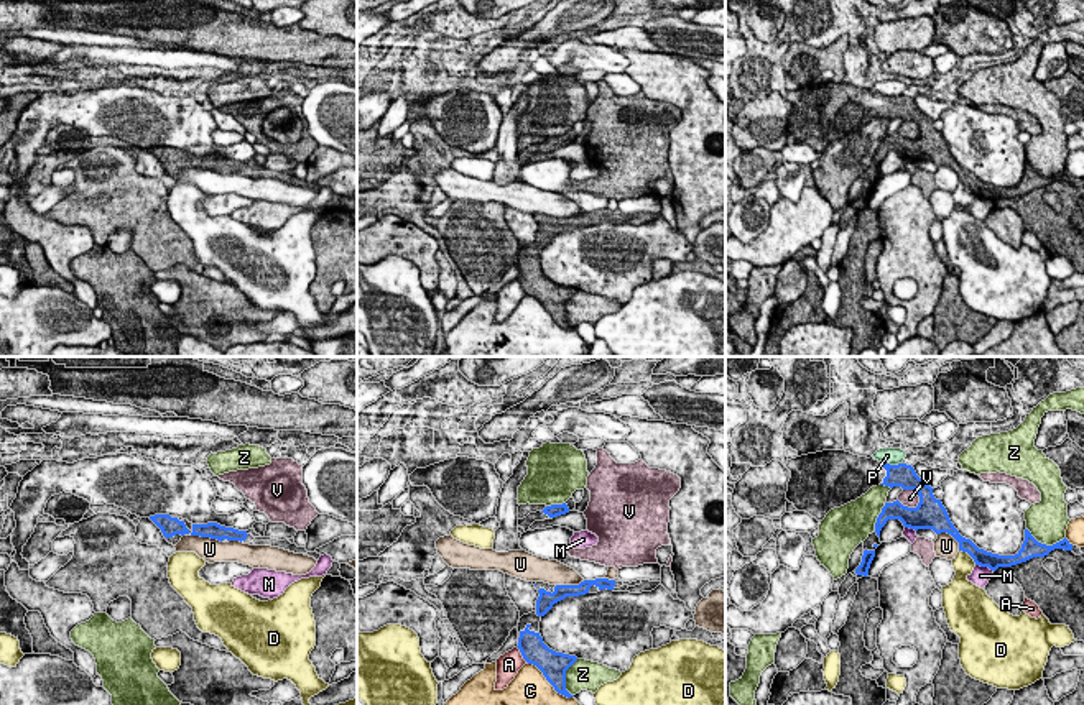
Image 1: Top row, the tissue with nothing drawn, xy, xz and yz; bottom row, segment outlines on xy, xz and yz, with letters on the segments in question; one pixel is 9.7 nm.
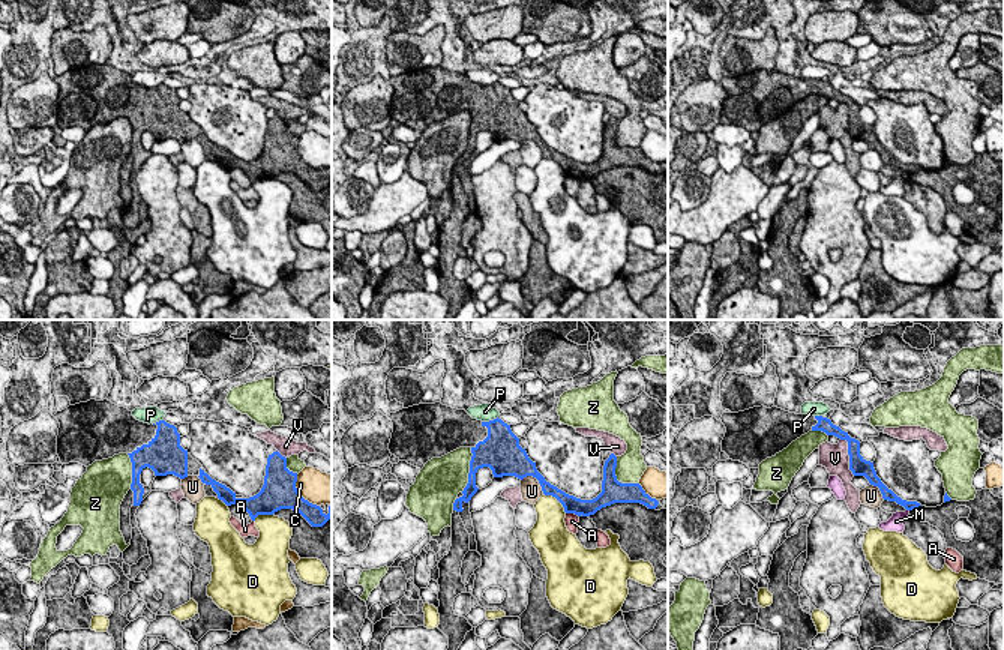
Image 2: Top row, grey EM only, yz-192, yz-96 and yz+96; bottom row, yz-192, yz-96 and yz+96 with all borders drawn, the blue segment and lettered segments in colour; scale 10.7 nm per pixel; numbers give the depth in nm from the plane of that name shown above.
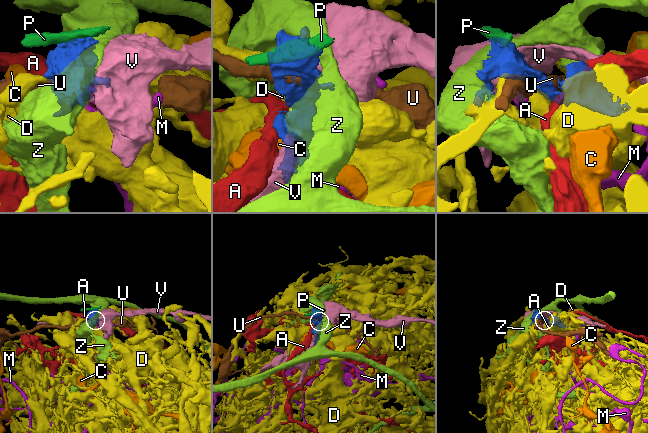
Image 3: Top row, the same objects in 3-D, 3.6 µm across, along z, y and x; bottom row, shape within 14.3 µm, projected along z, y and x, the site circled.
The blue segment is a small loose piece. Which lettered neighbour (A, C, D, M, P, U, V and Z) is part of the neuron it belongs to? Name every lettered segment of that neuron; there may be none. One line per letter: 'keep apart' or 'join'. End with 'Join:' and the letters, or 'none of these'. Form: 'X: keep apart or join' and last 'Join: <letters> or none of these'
A: keep apart
C: keep apart
D: keep apart
M: keep apart
P: keep apart
U: keep apart
V: keep apart
Z: keep apart
Join: none of these

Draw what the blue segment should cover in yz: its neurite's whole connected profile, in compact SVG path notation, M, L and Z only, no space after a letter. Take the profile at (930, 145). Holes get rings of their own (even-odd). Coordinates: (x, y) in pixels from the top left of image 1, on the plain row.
M842 81L791 90L786 100L791 104L786 131L798 143L806 143L818 153L822 153L831 141L855 133L877 117L916 122L920 128L916 140L903 138L898 131L885 135L875 154L877 168L880 169L880 163L888 151L900 151L905 159L915 163L947 164L959 174L959 182L974 191L975 197L989 199L994 204L998 199L1012 199L1033 189L1045 189L1054 181L1072 182L1072 176L1066 169L1046 177L1038 174L1028 161L1025 161L1025 173L1015 187L998 187L979 181L971 171L959 166L941 131L934 130L934 120L926 117L906 95L890 97Z

